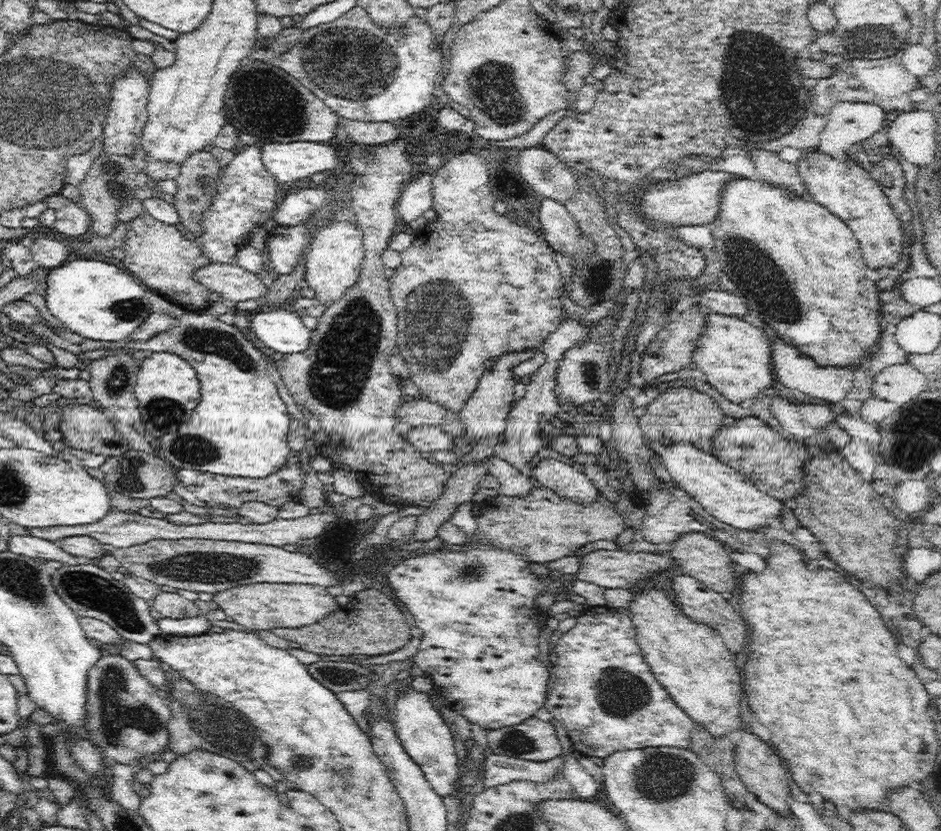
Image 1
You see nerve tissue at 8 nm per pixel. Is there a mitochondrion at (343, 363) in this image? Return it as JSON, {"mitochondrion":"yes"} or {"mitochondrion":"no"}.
{"mitochondrion":"yes"}

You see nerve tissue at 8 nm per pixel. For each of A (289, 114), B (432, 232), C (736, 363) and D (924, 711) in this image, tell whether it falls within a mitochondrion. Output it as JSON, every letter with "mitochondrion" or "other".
{"A":"mitochondrion","B":"other","C":"other","D":"other"}

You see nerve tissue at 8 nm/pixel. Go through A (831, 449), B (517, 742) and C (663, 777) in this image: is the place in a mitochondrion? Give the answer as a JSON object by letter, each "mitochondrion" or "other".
{"A":"other","B":"mitochondrion","C":"mitochondrion"}

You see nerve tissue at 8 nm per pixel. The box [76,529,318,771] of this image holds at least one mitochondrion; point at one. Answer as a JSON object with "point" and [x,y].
{"point":[115,716]}

